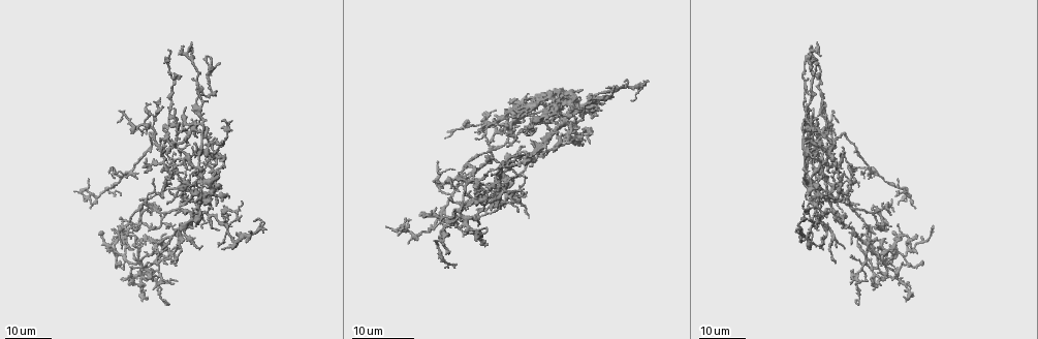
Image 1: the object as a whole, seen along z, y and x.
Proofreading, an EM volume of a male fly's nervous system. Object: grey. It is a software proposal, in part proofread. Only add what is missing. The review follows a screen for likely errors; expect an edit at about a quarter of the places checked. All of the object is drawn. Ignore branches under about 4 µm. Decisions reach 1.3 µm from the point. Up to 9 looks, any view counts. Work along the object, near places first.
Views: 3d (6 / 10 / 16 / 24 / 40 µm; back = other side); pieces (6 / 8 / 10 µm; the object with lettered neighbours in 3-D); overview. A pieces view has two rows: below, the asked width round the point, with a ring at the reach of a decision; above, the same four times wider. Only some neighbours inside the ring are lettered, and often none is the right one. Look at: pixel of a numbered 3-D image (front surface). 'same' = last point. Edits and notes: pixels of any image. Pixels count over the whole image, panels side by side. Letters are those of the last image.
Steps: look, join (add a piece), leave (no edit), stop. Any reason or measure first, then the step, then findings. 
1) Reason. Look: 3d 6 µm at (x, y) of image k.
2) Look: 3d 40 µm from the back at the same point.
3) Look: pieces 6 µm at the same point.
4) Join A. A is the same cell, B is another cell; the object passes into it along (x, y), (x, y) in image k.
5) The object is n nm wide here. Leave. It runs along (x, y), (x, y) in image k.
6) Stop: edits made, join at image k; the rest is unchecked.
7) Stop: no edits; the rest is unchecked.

Thin end. Look: 3d 16 µm at (892, 199) of image 1.

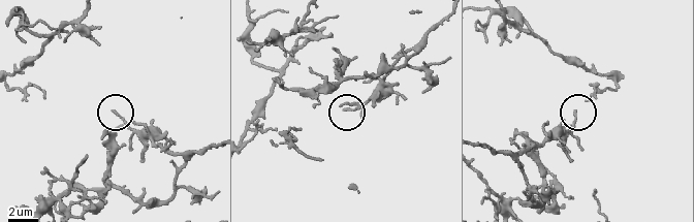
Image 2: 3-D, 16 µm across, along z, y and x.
Look: pieces 6 µm at (576, 111) of image 2.

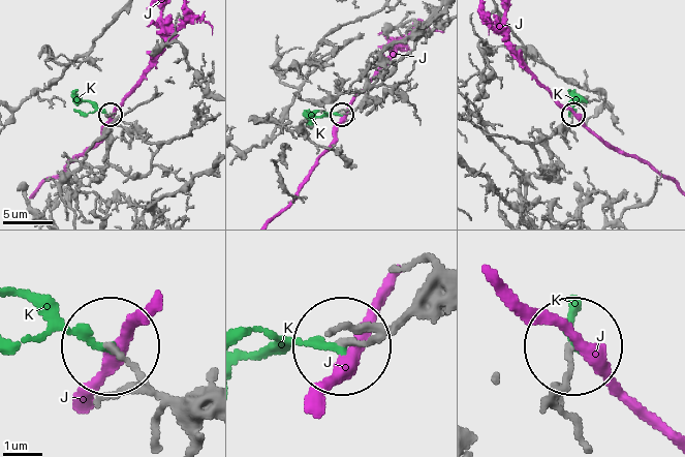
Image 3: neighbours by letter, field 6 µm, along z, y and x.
Leave. J and K are other cells; it runs along (432, 17), (414, 47), (357, 105), (341, 113) in image 3; none of them fits.

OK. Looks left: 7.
Look: 3d 16 µm at (885, 239) of image 1.

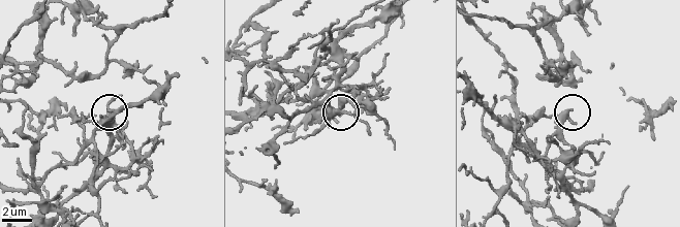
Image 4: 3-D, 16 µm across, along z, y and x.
Look: pieces 8 µm at (572, 109) of image 4.

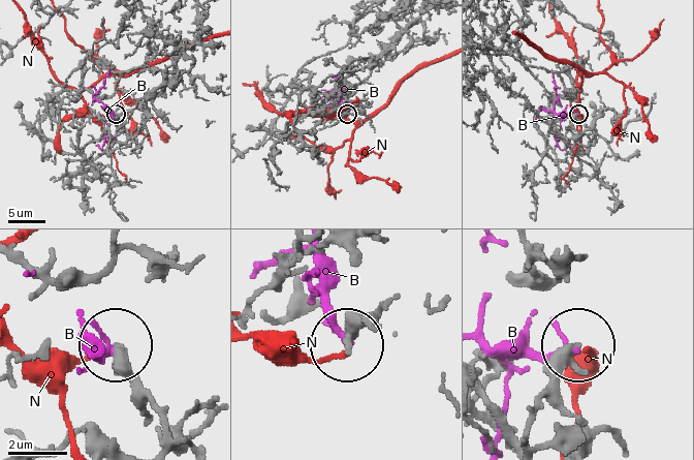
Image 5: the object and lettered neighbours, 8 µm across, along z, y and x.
The object is 240 nm wide here. Leave. B and N are other cells; it runs along (160, 439), (162, 409), (116, 345) in image 5; no lettered piece goes on from it.

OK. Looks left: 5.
Branch stops here. Look: 3d 16 µm at (489, 243) of image 1.

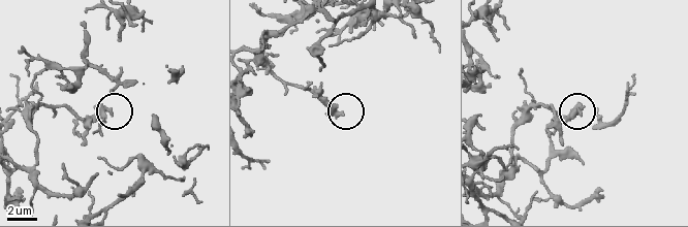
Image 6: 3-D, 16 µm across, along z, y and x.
See the neighbours. Look: pieces 8 µm at (109, 113) of image 6.

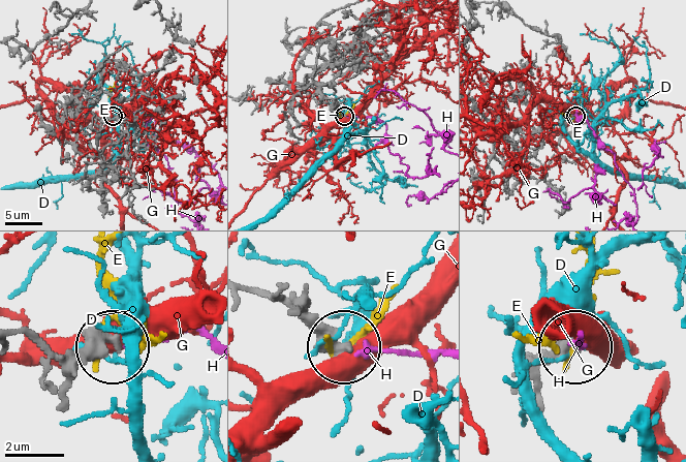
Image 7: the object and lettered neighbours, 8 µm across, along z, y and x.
Leave. D, E, G and H are other cells; it runs along (35, 337), (65, 355), (115, 349) in image 7; no lettered piece goes on from it.

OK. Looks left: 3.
Free end. Look: 3d 16 µm at (237, 221) of image 1.

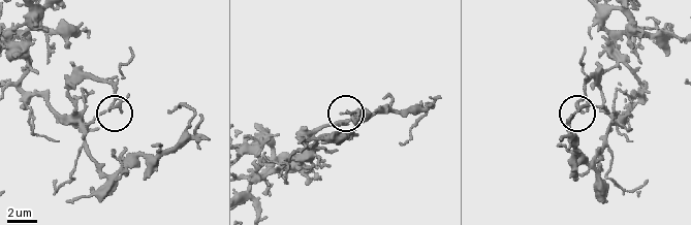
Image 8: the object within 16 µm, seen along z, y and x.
Look: 3d 10 µm at (121, 110) of image 8.

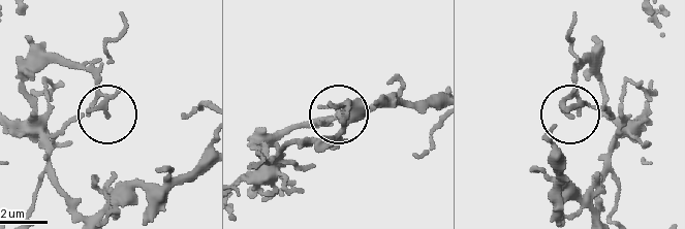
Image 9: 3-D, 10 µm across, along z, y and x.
See the neighbours. Look: pieces 8 µm at (107, 115) of image 9.

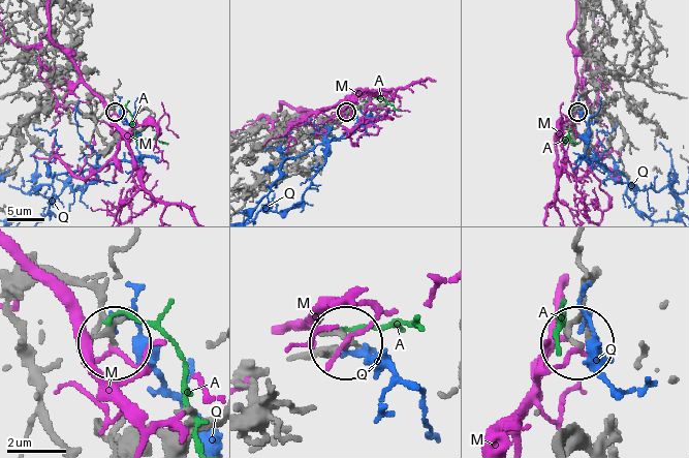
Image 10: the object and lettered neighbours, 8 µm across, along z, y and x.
The object is 110 nm wide here. Leave. A, M and Q are other cells; none of them fits.

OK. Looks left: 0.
Stop: no edits; the rest is unchecked.

